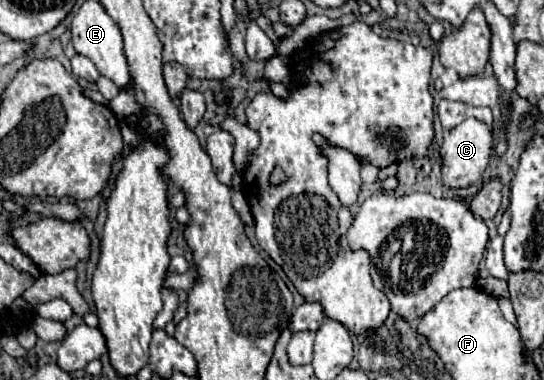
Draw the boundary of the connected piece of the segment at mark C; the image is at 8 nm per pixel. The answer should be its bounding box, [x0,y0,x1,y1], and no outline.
[441,118,495,188]

